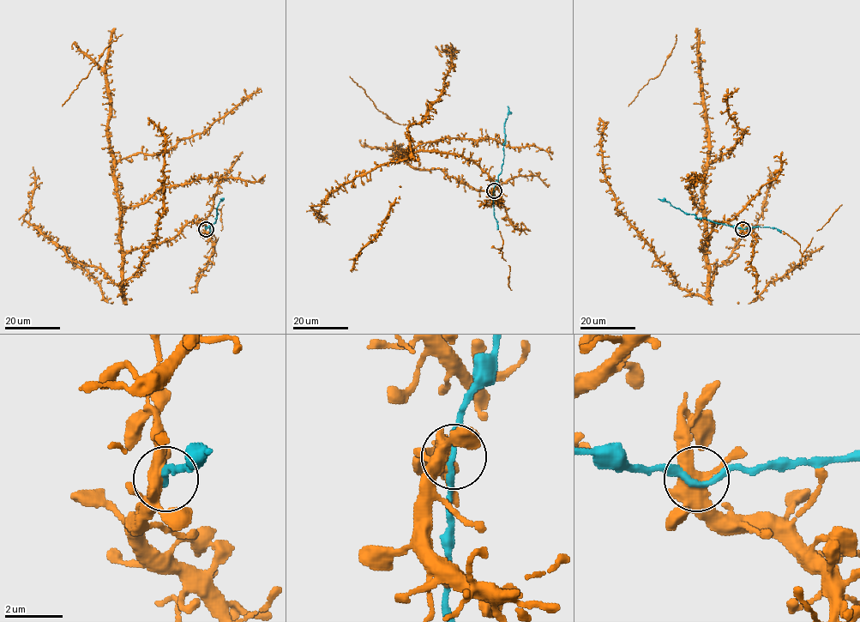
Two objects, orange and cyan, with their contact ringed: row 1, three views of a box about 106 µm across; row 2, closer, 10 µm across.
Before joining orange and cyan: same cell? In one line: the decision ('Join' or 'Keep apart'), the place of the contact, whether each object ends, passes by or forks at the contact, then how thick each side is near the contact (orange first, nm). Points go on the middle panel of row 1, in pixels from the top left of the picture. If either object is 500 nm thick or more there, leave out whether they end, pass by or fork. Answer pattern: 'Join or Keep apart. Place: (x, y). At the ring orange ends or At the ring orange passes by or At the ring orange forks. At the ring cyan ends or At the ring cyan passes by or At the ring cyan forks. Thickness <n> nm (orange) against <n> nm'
Join. Place: (494, 190). At the ring orange forks. At the ring cyan passes by. Thickness 440 nm (orange) against 200 nm

